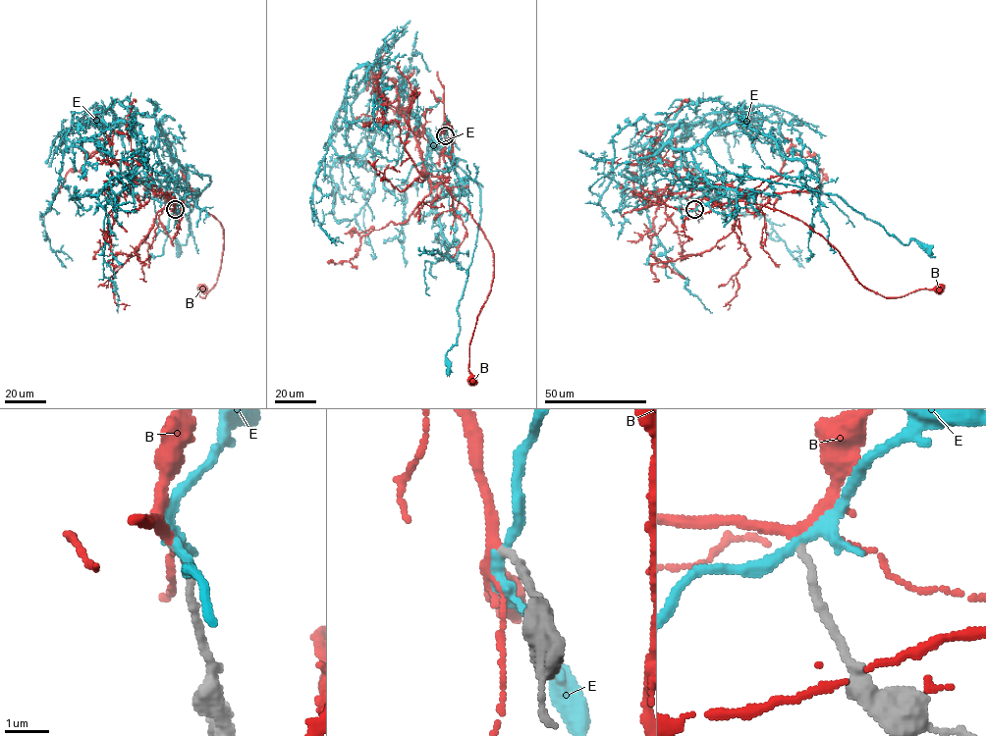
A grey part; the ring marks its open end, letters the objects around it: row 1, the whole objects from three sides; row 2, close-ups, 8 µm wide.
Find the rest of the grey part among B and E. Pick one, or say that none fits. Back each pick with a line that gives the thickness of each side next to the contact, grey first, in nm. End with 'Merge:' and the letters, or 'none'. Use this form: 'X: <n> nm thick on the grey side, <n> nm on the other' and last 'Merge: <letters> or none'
B: 150 nm thick on the grey side, 200 nm on the other
Merge: B

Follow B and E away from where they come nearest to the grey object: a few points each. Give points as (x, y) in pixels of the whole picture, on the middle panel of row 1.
B: (445, 135), (445, 168), (440, 182), (469, 213), (493, 252), (491, 289), (469, 345), (468, 371), (472, 380)
E: (445, 135), (454, 167), (413, 113), (368, 131), (345, 103), (313, 188), (313, 211), (336, 238)

